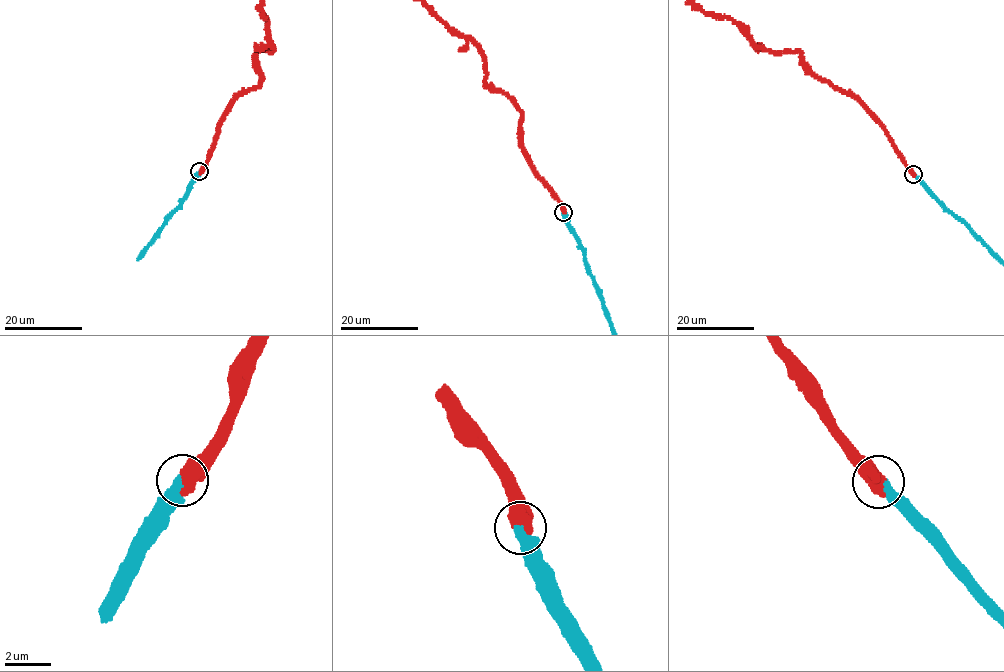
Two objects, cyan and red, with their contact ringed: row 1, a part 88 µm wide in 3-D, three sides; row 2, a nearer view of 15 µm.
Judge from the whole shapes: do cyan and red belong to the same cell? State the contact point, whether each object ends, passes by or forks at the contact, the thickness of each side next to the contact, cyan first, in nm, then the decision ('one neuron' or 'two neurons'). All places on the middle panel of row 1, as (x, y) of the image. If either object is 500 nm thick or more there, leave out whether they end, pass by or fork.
(563, 212) | 440/550 nm | one neuron

